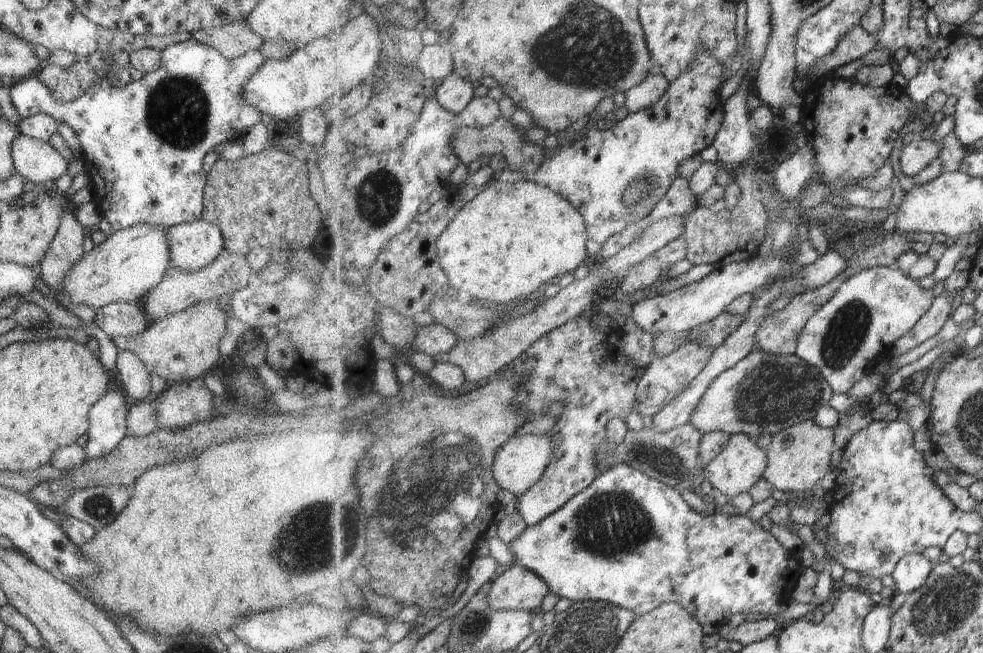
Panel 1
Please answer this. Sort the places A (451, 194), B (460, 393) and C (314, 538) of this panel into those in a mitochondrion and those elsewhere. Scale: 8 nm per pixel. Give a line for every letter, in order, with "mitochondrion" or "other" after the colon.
A: other
B: other
C: mitochondrion

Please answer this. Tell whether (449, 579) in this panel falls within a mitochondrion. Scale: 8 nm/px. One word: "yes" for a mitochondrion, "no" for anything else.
no

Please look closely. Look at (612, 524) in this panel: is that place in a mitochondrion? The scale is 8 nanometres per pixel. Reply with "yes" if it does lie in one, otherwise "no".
yes

